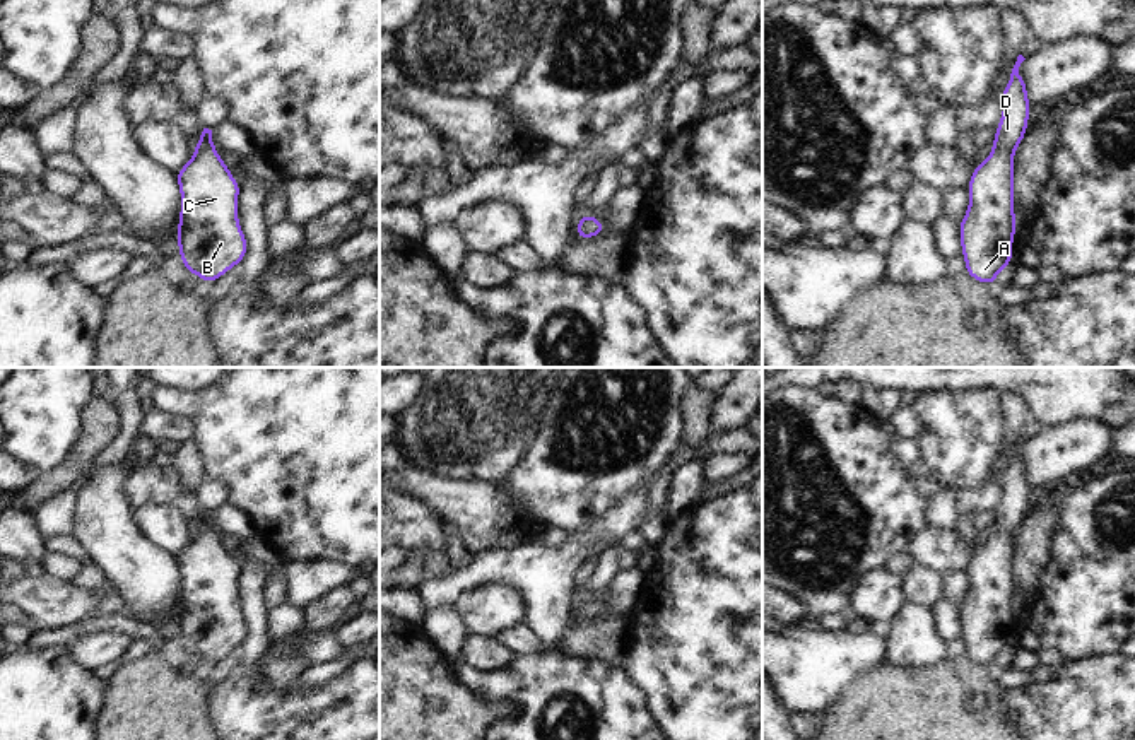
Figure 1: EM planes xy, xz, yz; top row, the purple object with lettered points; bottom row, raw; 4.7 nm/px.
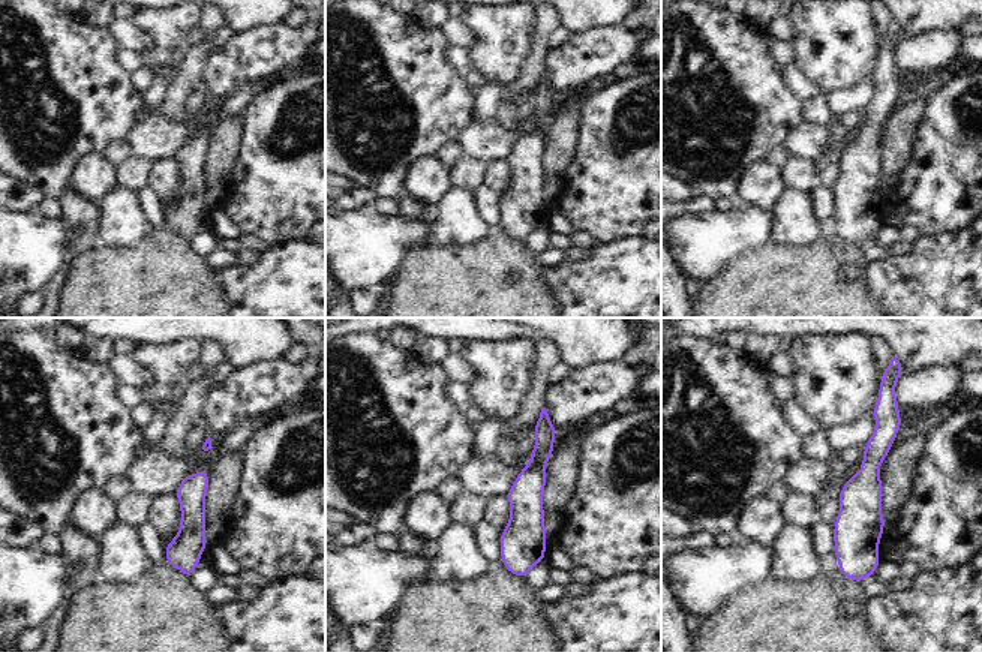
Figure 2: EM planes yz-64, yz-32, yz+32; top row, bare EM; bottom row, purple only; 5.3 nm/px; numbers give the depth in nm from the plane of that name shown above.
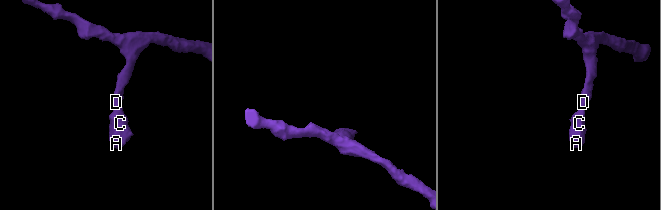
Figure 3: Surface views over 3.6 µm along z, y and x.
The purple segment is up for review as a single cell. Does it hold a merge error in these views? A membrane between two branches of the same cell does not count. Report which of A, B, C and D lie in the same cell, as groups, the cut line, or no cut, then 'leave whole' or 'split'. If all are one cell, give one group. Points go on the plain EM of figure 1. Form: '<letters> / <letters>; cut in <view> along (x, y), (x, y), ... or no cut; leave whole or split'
A B C D; no cut; leave whole

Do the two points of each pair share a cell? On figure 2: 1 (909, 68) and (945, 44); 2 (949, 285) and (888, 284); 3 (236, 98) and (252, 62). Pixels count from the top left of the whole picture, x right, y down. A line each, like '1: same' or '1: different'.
1: same
2: same
3: different

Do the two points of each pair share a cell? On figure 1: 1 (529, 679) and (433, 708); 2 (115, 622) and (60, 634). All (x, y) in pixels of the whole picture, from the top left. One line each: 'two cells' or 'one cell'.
1: two cells
2: one cell

